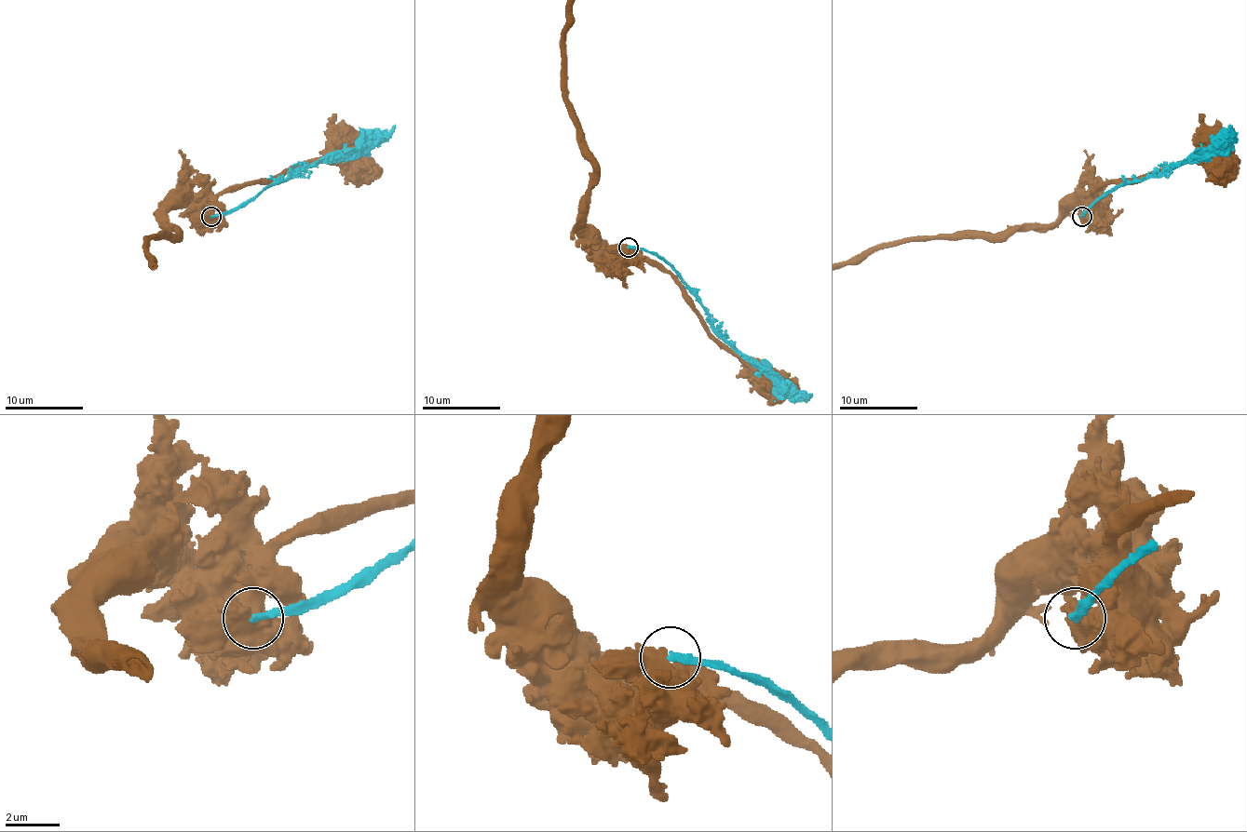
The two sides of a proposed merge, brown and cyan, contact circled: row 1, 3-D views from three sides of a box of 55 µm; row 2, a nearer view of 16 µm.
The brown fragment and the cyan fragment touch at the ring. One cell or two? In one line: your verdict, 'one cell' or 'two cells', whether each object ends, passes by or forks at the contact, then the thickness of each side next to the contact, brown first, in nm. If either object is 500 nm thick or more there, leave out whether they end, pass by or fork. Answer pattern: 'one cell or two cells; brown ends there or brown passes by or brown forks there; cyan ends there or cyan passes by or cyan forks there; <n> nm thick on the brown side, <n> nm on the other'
two cells; 800 nm thick on the brown side, 240 nm on the other

